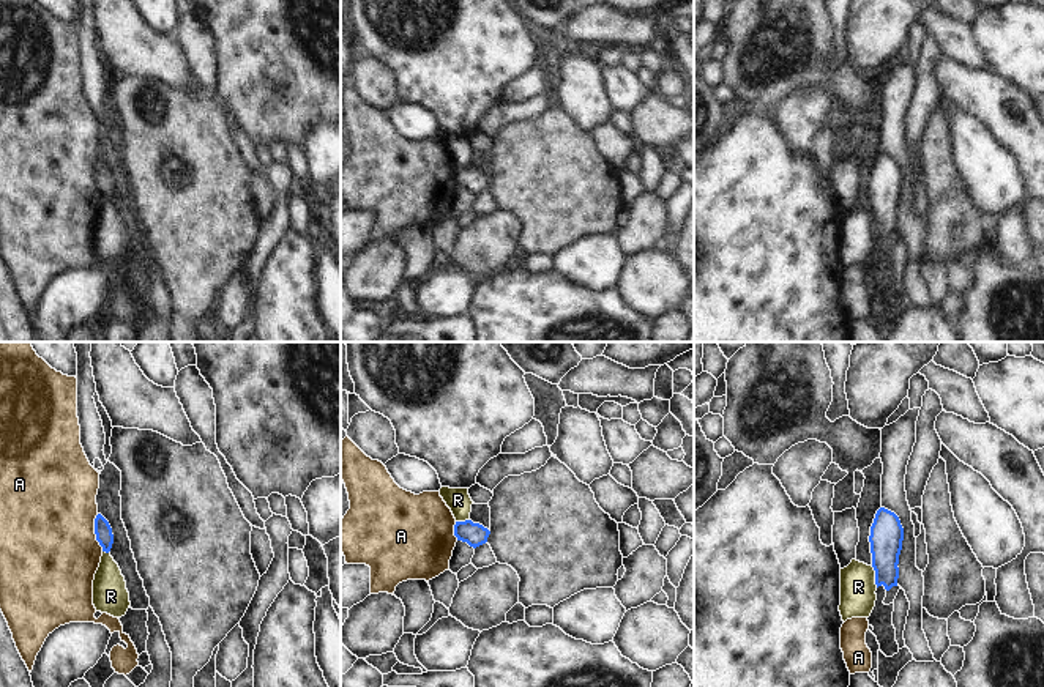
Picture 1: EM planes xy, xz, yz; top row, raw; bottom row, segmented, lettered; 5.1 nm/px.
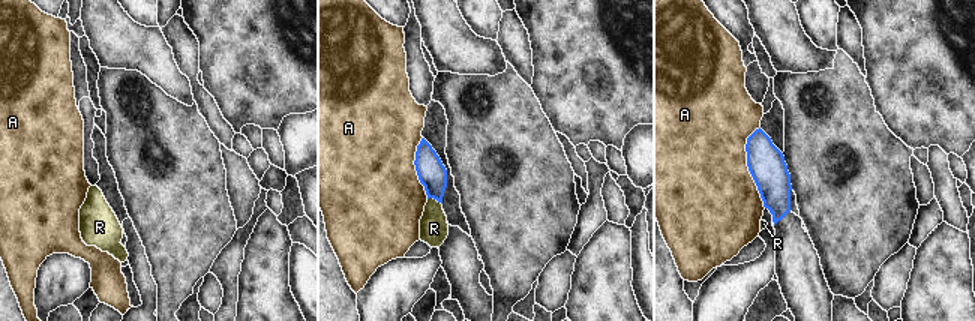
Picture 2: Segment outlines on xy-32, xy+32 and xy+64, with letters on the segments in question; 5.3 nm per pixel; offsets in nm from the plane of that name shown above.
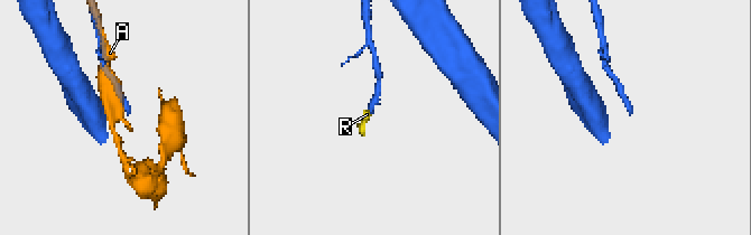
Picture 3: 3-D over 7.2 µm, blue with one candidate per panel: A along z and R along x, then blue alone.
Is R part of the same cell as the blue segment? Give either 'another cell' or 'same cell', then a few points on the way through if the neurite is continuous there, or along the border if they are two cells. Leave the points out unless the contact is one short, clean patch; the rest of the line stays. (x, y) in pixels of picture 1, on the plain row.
another cell; border yz (871, 213), (877, 233)

